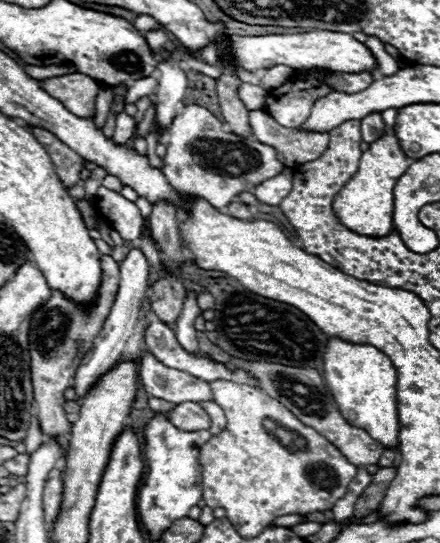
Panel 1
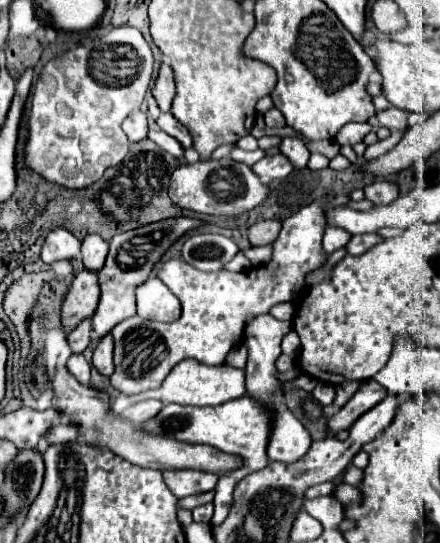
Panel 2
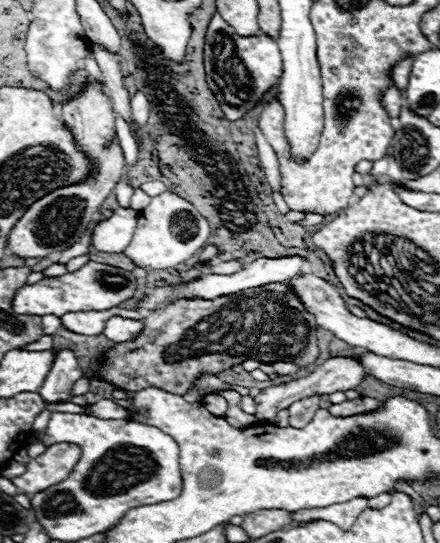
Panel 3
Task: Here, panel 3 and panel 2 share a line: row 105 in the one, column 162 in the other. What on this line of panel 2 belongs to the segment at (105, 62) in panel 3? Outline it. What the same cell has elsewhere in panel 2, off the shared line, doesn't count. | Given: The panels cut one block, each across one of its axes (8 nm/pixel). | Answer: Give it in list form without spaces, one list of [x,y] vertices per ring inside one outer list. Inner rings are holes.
[[[166,112],[166,114],[160,114],[158,116],[158,120],[156,120],[156,124],[166,132],[166,134],[170,134],[170,136],[174,136],[184,148],[190,148],[192,146],[192,138],[190,138],[190,132],[170,114],[170,112]]]

